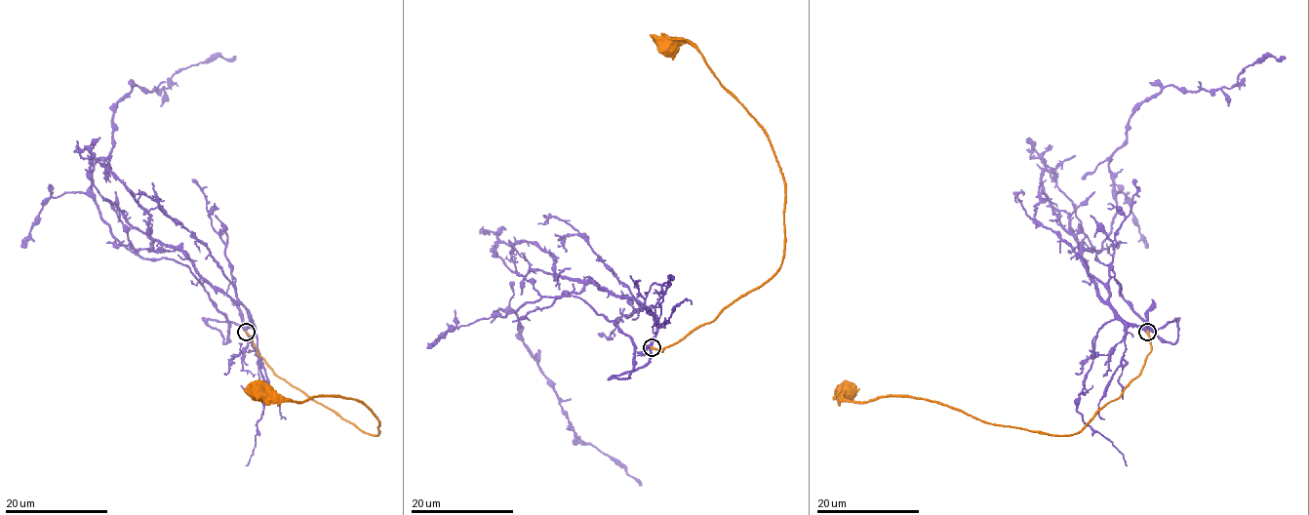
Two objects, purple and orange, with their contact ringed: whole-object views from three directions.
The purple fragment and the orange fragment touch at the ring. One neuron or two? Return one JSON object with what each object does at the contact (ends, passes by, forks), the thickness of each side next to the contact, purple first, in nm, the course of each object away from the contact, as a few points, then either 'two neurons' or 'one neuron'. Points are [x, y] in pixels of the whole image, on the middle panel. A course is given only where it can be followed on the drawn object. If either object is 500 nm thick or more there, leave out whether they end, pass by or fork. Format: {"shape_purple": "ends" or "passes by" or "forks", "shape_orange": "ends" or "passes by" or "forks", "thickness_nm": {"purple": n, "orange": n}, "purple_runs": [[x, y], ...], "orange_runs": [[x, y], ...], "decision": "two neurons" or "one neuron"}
{"shape_purple": "forks", "shape_orange": "ends", "thickness_nm": {"purple": 240, "orange": 260}, "purple_runs": [[652, 347], [615, 378], [631, 371], [634, 342], [578, 297], [497, 314], [512, 310], [573, 431], [642, 485]], "orange_runs": [[652, 347], [662, 351], [710, 323], [768, 281], [783, 257], [785, 181], [766, 132], [696, 49], [670, 44]], "decision": "one neuron"}

